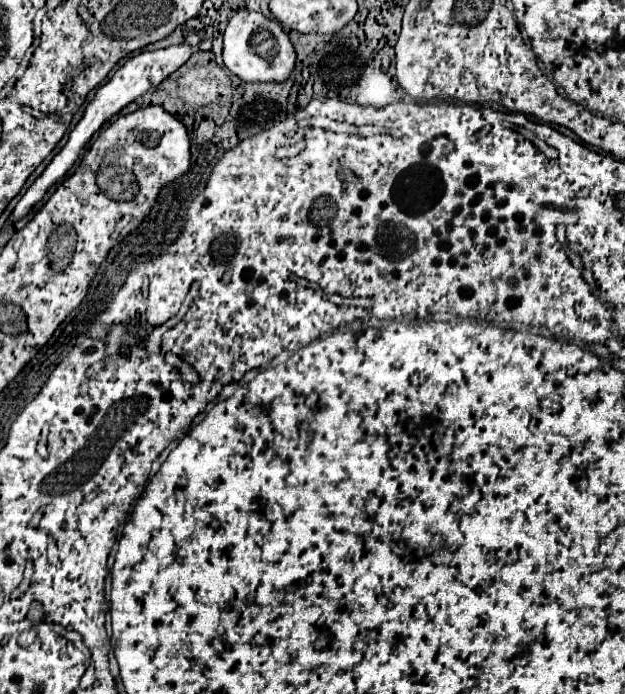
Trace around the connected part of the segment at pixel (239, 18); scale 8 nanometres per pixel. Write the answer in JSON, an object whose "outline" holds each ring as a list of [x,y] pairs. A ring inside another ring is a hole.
{"outline":[[[239,10],[223,32],[223,62],[245,82],[283,82],[295,68],[295,50],[283,26],[253,10]]]}

